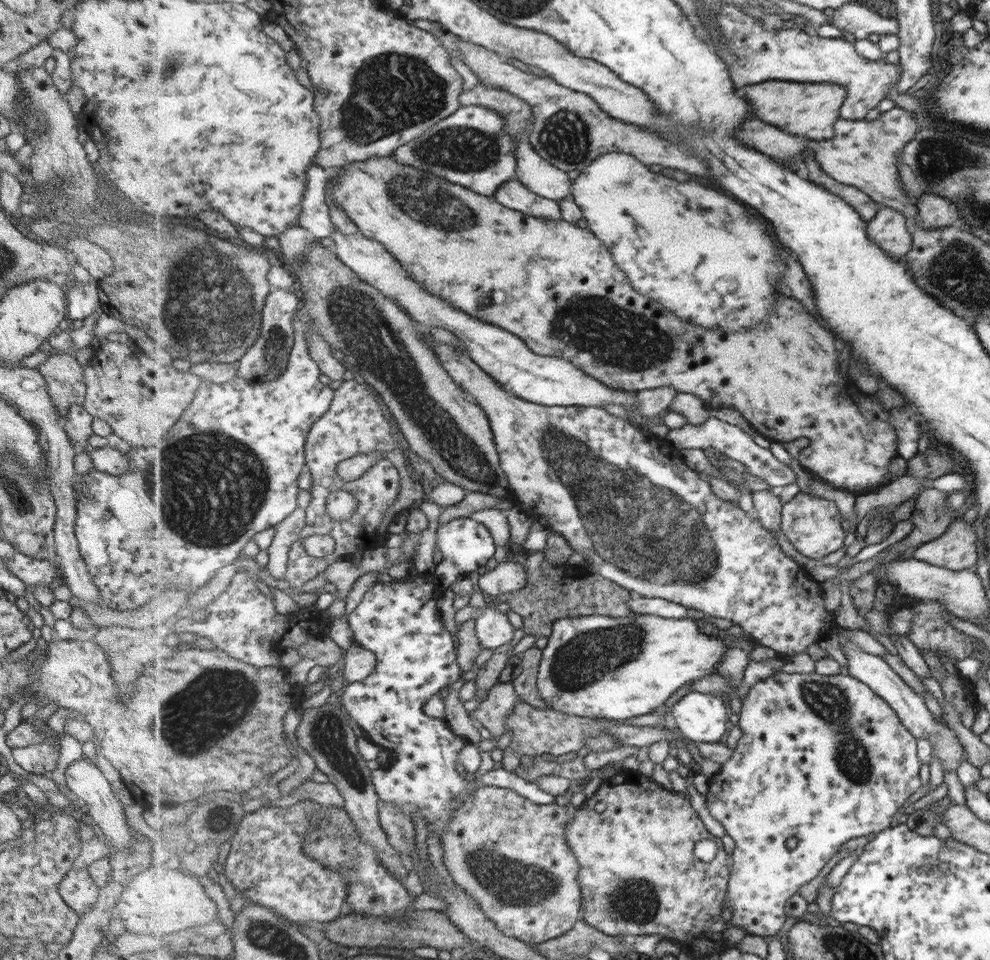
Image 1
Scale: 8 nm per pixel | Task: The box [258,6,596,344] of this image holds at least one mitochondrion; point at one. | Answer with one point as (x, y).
(416, 95)

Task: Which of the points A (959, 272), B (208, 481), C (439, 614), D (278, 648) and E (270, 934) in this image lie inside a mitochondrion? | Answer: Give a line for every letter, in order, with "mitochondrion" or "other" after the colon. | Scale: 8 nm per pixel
A: mitochondrion
B: mitochondrion
C: other
D: other
E: mitochondrion

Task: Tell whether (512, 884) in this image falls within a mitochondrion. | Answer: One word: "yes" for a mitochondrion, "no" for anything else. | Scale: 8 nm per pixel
yes

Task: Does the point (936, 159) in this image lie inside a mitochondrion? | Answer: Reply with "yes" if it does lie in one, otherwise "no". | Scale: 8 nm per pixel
yes

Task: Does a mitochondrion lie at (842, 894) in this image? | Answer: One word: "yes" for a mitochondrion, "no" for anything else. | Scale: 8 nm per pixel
no

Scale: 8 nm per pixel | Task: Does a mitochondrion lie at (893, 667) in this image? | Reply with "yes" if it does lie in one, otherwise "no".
no

